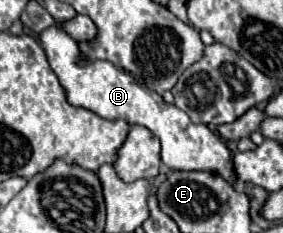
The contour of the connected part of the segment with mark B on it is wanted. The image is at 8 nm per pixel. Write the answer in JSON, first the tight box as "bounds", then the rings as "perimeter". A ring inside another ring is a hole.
{"bounds":[40,26,234,184],"perimeter":[[[50,26],[40,34],[42,48],[46,50],[46,56],[50,56],[50,66],[56,72],[64,92],[66,100],[72,106],[82,106],[86,110],[96,112],[98,116],[106,120],[122,118],[128,124],[140,124],[146,126],[156,138],[162,142],[162,162],[170,170],[208,170],[218,172],[222,178],[234,184],[232,174],[232,160],[226,144],[210,132],[204,124],[190,122],[188,114],[184,110],[178,110],[174,104],[166,104],[160,94],[156,94],[150,88],[140,86],[128,72],[122,72],[114,68],[106,60],[88,60],[80,52],[80,44],[70,38],[60,26]]]}

